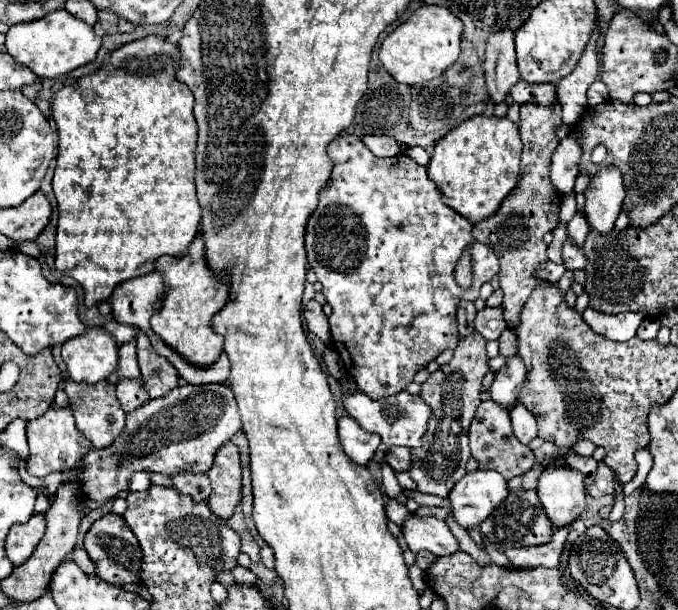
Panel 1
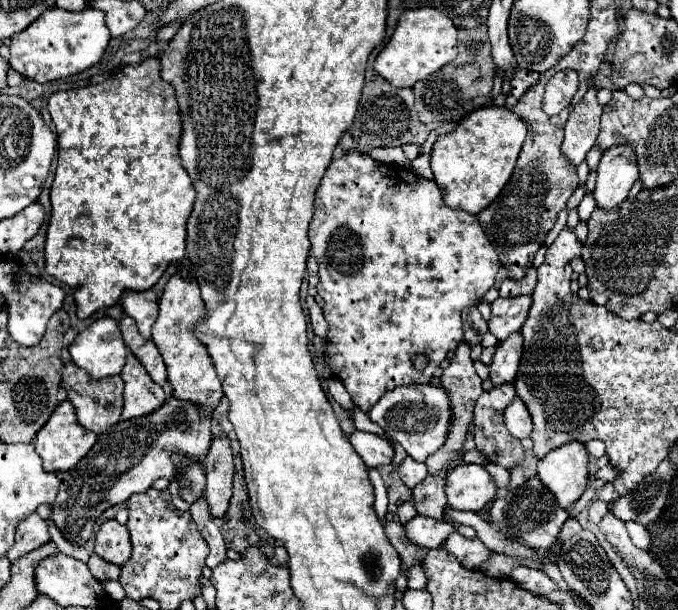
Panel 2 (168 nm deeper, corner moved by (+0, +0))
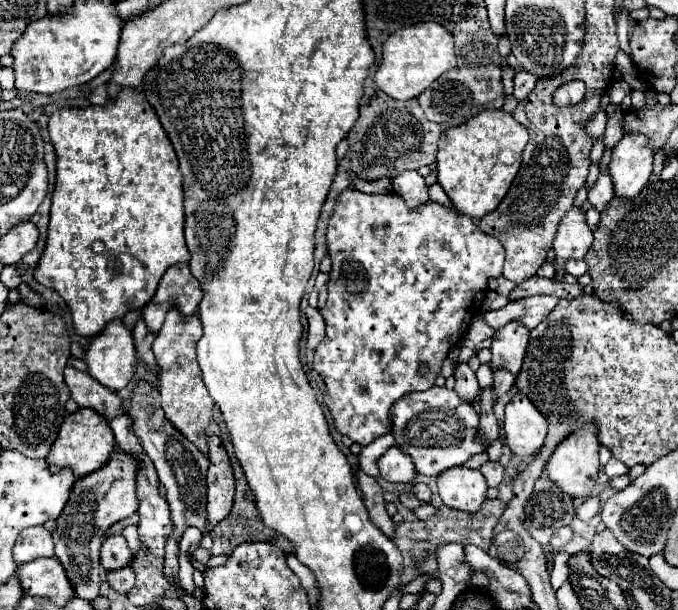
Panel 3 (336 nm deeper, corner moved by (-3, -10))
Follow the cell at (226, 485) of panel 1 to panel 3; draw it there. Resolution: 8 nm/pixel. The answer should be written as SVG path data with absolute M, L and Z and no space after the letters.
M218 436L208 438L208 498L206 498L206 512L208 512L208 522L218 524L224 520L234 502L234 474L230 466L228 452L224 450L222 442Z

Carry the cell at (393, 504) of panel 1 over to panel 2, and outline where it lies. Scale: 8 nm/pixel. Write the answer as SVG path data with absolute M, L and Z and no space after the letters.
M415 516L413 520L403 524L407 532L407 540L425 548L441 548L445 542L445 536L455 532L455 526L449 522L439 522L431 520L425 516Z

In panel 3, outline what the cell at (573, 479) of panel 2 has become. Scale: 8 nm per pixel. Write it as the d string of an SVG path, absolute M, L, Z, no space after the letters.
M594 422L584 424L580 430L574 430L570 434L570 438L564 438L564 442L560 442L556 446L556 450L552 452L546 470L548 470L548 478L552 482L556 482L568 496L572 498L586 498L590 496L594 482L596 482L596 474L598 474L598 450L600 450L600 442L598 442L598 426Z

